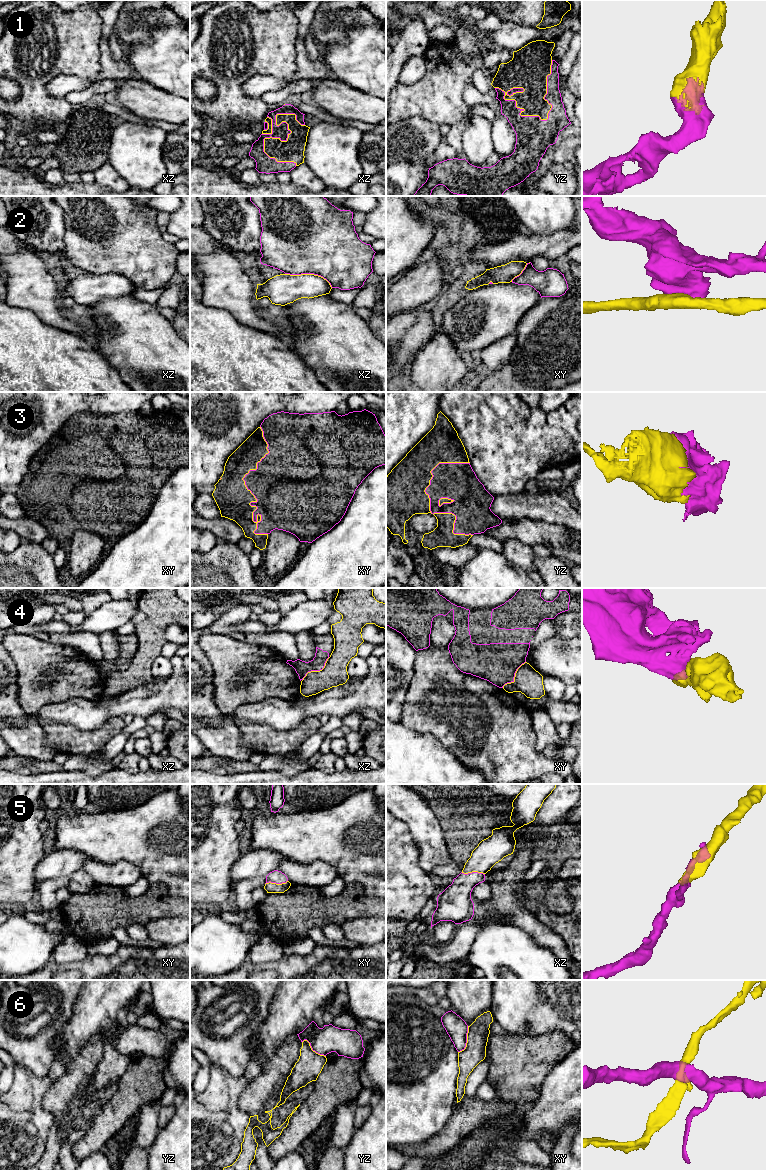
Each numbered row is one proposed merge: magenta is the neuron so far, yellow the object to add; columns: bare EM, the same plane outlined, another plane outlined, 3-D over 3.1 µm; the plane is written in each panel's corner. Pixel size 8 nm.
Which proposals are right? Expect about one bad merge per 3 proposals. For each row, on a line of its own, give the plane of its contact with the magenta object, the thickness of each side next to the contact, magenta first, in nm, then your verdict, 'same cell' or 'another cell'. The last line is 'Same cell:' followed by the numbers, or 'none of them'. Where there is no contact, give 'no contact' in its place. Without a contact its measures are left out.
1: meets magenta in yz; 200 nm thick on the magenta side, 240 nm on the other; same cell
2: meets magenta in xz; 500 nm thick on the magenta side, 240 nm on the other; same cell
3: meets magenta in xy; 420 nm thick on the magenta side, 280 nm on the other; same cell
4: meets magenta in xz; 110 nm thick on the magenta side, 200 nm on the other; another cell
5: meets magenta in xz; 240 nm thick on the magenta side, 220 nm on the other; same cell
6: meets magenta in xy; 170 nm thick on the magenta side, 180 nm on the other; another cell
Same cell: 1, 2, 3, 5

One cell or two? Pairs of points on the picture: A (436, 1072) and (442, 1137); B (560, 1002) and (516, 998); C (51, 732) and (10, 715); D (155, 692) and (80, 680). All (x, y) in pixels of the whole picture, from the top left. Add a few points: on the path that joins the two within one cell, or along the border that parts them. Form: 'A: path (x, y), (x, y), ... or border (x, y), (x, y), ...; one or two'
A: border (454, 1110), (446, 1124), (421, 1143); two
B: path (549, 998), (527, 998); one
C: border (41, 727), (44, 733), (44, 741), (56, 749); two
D: border (103, 692), (94, 700), (79, 697); two

